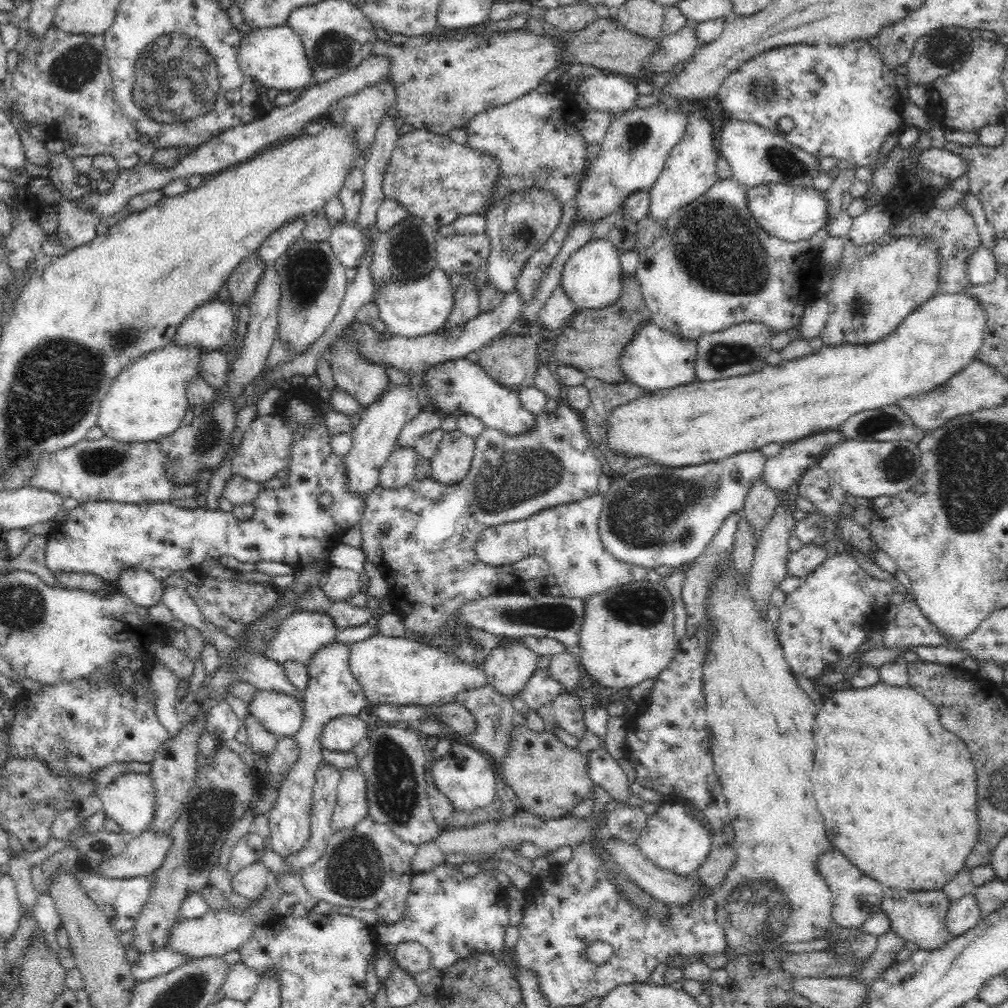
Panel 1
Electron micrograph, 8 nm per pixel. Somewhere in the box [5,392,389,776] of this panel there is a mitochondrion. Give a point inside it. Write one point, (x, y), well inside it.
(208, 437)

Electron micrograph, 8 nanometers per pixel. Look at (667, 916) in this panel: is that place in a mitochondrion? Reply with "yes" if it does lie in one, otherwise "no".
no

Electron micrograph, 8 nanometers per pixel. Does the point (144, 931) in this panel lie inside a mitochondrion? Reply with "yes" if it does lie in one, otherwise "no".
no

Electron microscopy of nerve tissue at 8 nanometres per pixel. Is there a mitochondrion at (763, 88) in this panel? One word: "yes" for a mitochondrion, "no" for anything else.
yes

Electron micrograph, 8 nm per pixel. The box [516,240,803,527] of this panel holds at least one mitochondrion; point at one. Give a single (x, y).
(723, 355)

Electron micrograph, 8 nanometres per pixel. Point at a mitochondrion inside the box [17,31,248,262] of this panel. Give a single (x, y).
(76, 67)

